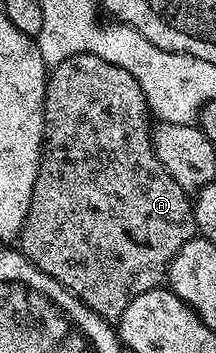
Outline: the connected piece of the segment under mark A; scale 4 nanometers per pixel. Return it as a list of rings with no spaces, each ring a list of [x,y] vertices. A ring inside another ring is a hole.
[[[83,53],[74,55],[62,63],[51,66],[48,75],[48,86],[44,92],[44,144],[40,155],[40,166],[34,183],[34,195],[30,199],[30,211],[26,215],[24,229],[18,238],[18,248],[30,263],[34,263],[36,269],[41,269],[50,279],[62,283],[62,287],[69,289],[76,298],[90,311],[97,313],[109,323],[119,322],[122,311],[138,299],[146,291],[157,288],[165,280],[168,272],[168,264],[178,255],[182,243],[197,236],[196,215],[190,194],[162,167],[158,155],[152,146],[152,135],[150,132],[150,110],[146,103],[146,95],[142,87],[138,87],[138,79],[130,75],[122,67],[114,63],[106,63],[106,59],[98,59],[98,55]]]

